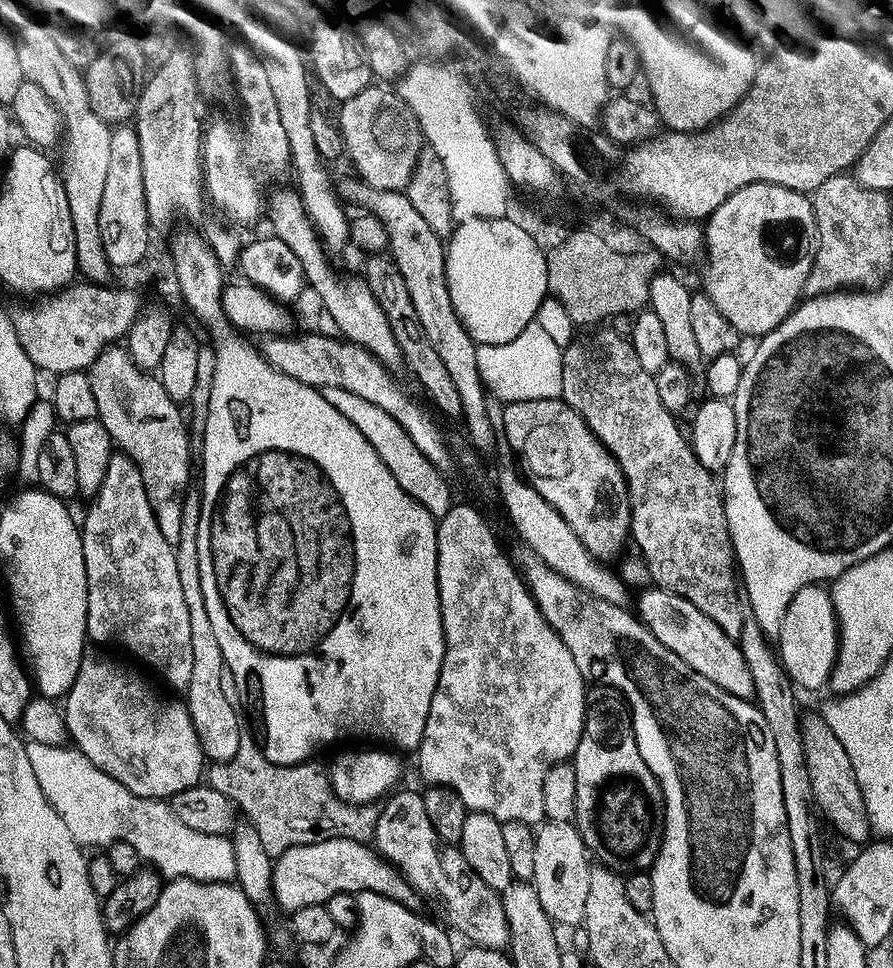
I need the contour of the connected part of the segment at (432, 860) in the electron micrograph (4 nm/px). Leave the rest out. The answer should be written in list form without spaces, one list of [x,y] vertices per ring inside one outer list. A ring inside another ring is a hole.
[[[395,791],[379,809],[372,842],[375,851],[399,869],[413,891],[421,897],[432,897],[442,903],[447,922],[471,945],[492,951],[509,947],[509,924],[501,895],[474,874],[457,845],[440,842],[424,806],[424,797],[417,791]]]

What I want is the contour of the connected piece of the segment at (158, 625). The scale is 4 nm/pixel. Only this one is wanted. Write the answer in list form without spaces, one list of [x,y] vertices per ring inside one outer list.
[[[114,454],[106,466],[106,478],[102,478],[102,486],[95,496],[91,497],[88,513],[84,516],[84,524],[80,528],[82,538],[82,554],[86,562],[86,630],[87,639],[96,644],[117,644],[120,648],[125,648],[132,656],[137,656],[148,668],[153,668],[176,694],[187,693],[190,686],[190,674],[194,670],[194,650],[190,646],[190,614],[186,610],[186,597],[182,594],[182,582],[178,578],[178,562],[176,561],[176,549],[173,545],[162,538],[162,530],[159,523],[154,518],[154,510],[148,501],[146,494],[146,476],[141,465],[137,464],[131,456],[127,454]]]

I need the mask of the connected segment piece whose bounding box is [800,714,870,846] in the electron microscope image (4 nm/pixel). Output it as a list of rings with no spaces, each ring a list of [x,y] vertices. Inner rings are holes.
[[[820,714],[805,715],[800,722],[800,734],[806,770],[810,776],[812,802],[823,823],[827,827],[829,824],[834,831],[841,832],[846,839],[853,840],[856,846],[863,845],[870,836],[866,802],[862,798],[862,786],[858,786],[858,777],[854,775],[854,765],[850,763],[846,749],[842,742],[838,742],[838,738],[834,738],[834,730],[830,730],[830,726]]]

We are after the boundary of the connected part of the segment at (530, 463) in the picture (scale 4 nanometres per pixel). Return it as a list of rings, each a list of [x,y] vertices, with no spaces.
[[[563,399],[514,401],[505,403],[502,409],[502,439],[510,442],[512,453],[518,461],[520,476],[565,519],[593,558],[600,562],[610,562],[606,560],[612,559],[615,561],[625,551],[624,543],[629,543],[632,531],[632,506],[628,503],[628,483],[625,482],[615,458],[602,447],[592,429],[571,406],[564,403]]]

